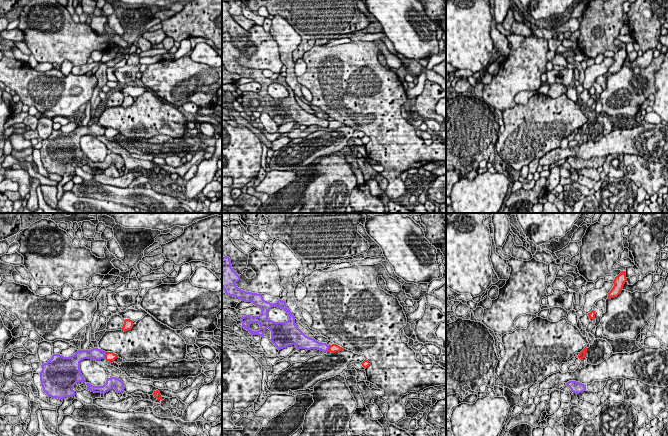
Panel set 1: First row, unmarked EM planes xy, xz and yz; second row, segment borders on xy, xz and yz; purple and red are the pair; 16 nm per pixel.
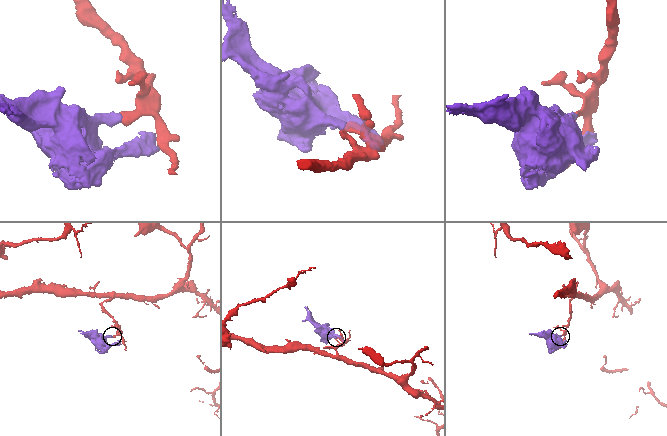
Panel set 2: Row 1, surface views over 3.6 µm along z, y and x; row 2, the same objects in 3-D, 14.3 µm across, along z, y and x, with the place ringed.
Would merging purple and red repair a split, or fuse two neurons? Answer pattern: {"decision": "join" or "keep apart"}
{"decision": "keep apart"}

